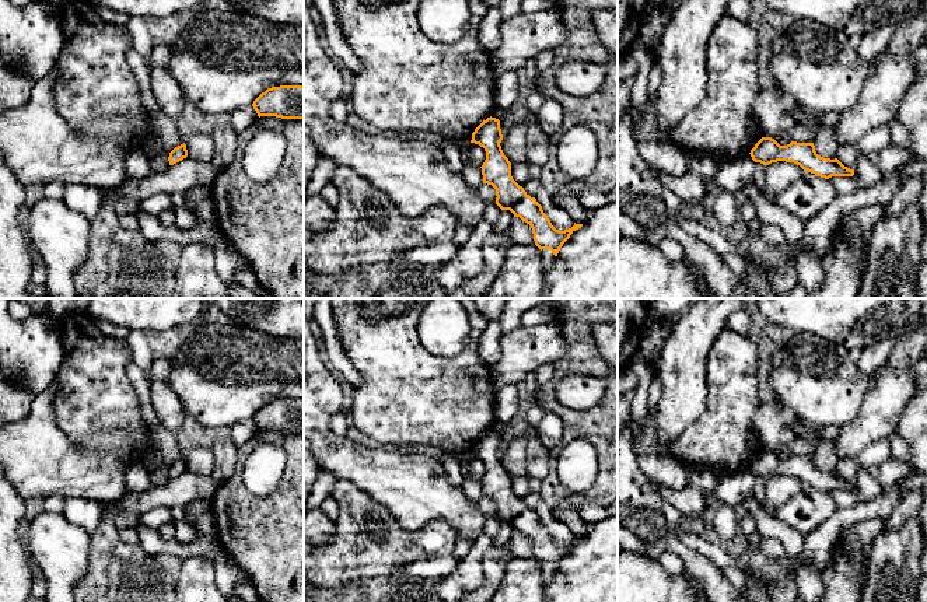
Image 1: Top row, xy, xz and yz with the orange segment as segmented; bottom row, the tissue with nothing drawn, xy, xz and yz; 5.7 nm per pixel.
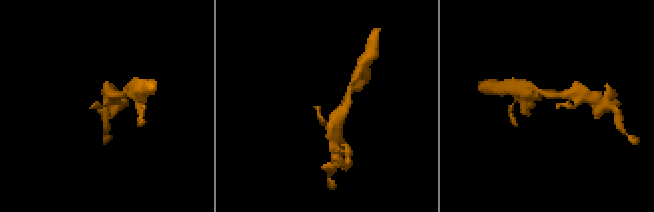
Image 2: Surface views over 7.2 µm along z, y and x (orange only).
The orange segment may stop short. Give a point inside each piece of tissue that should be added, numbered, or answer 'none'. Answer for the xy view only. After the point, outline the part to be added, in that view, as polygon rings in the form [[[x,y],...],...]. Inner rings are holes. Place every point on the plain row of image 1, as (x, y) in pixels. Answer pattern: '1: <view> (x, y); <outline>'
none

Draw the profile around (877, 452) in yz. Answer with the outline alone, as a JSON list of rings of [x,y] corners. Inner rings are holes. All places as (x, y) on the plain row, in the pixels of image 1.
[[[881,438],[870,444],[858,456],[840,461],[836,470],[844,480],[856,484],[856,473],[860,468],[870,469],[891,458],[889,438]]]

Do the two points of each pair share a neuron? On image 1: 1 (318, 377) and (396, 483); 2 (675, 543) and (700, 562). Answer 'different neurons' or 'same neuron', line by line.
1: same neuron
2: same neuron

